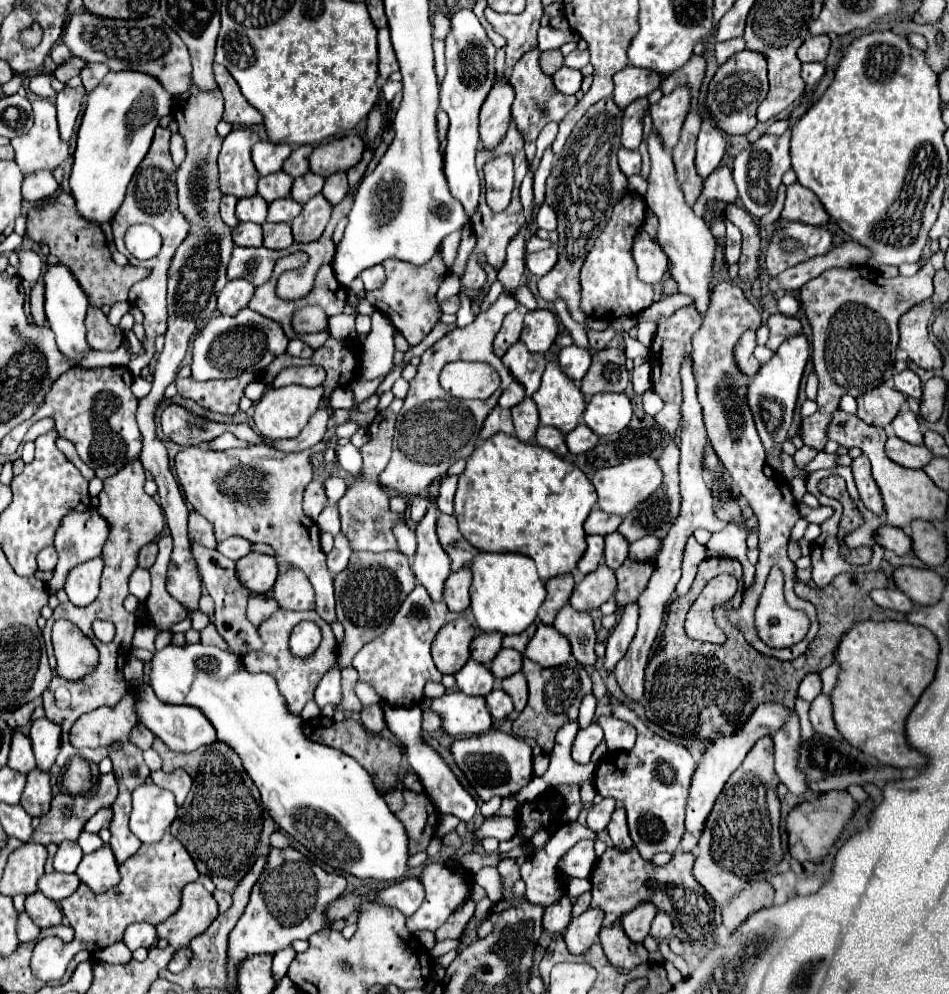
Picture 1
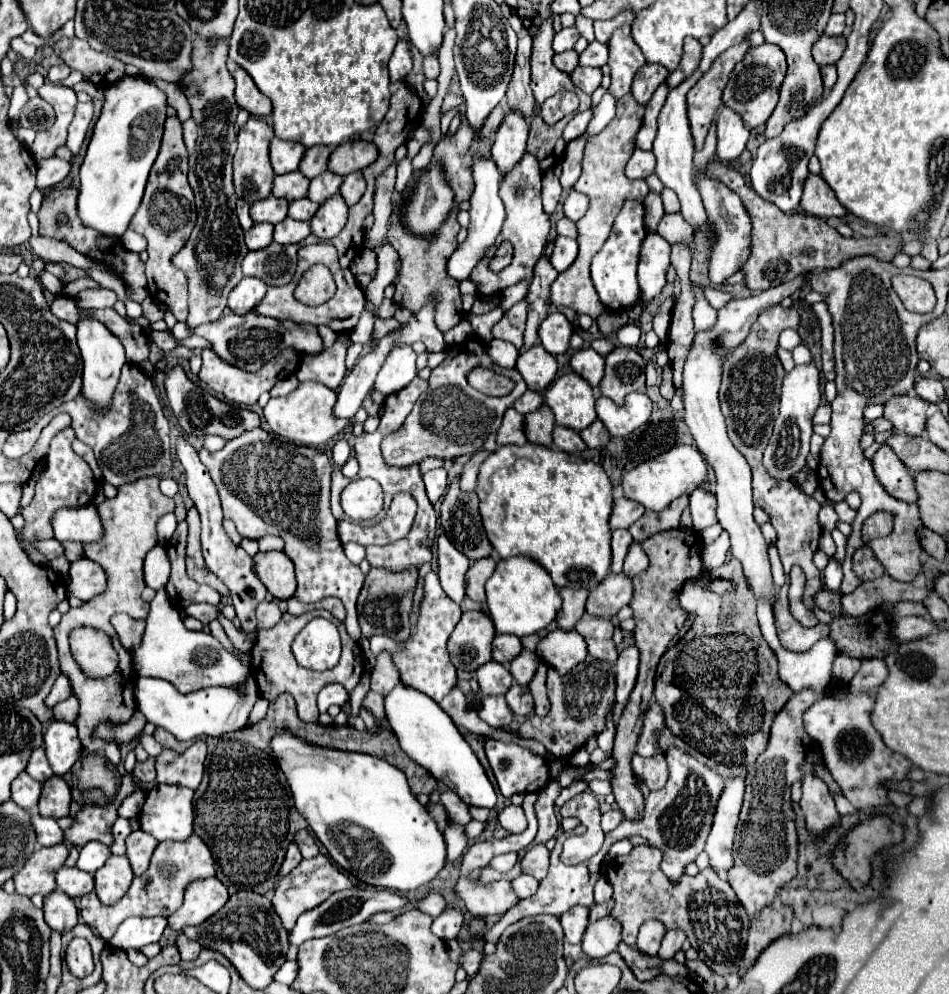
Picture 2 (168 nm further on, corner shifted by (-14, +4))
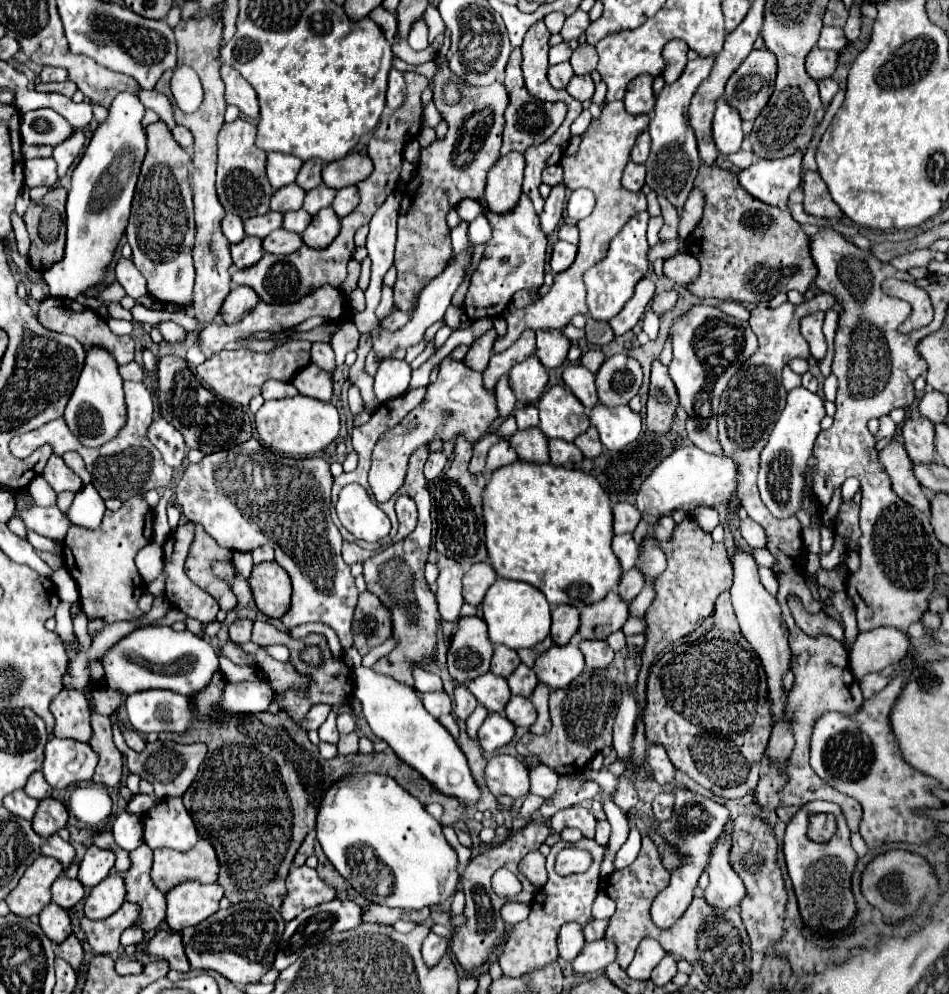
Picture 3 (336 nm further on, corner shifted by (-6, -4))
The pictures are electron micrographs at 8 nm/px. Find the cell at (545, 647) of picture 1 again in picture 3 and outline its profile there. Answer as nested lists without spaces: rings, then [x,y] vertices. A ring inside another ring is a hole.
[[[572,644],[552,646],[548,652],[538,656],[534,664],[538,680],[550,688],[564,688],[582,670],[584,670],[584,656]]]

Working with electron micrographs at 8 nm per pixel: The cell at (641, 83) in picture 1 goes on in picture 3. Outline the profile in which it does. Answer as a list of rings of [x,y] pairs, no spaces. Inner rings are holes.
[[[640,74],[636,76],[626,90],[624,96],[624,106],[628,114],[650,114],[654,108],[654,94],[652,94],[652,82],[654,76],[650,74]]]

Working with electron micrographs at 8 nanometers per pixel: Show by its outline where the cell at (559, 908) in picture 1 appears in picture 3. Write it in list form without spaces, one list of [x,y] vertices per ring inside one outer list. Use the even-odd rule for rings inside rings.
[[[566,922],[560,932],[558,932],[558,952],[564,960],[572,962],[578,952],[584,948],[586,940],[584,940],[584,934],[582,934],[582,926],[574,924],[574,922]]]

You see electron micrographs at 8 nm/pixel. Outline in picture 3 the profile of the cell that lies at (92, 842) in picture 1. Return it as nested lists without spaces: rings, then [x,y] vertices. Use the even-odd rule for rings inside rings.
[[[122,812],[116,816],[114,826],[112,826],[114,840],[120,848],[124,850],[134,850],[142,844],[142,820],[140,816],[130,816],[128,812]]]

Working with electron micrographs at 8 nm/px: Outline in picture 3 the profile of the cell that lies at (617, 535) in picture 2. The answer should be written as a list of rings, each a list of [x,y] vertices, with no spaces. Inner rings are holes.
[[[620,534],[612,538],[612,550],[620,562],[622,570],[630,570],[640,556],[640,546],[636,546],[632,534]]]

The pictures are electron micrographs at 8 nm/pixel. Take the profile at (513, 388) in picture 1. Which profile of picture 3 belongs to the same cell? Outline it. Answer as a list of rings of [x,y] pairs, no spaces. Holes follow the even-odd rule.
[[[520,406],[518,410],[514,410],[514,418],[518,422],[518,428],[530,428],[530,426],[538,426],[538,410],[536,406]]]

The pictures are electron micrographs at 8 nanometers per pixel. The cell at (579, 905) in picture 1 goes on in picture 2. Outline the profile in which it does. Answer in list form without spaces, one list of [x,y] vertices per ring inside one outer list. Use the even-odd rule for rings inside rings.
[[[612,900],[606,902],[606,904],[594,904],[594,906],[590,908],[590,922],[596,922],[596,920],[608,916],[608,914],[612,912],[612,908],[614,908],[614,902],[612,902]]]

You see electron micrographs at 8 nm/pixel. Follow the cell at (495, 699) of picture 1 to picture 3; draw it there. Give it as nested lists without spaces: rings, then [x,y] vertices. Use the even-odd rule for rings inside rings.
[[[510,696],[508,704],[506,704],[506,718],[514,724],[514,726],[524,726],[528,728],[530,724],[534,724],[536,720],[536,708],[532,706],[532,702],[524,696]]]

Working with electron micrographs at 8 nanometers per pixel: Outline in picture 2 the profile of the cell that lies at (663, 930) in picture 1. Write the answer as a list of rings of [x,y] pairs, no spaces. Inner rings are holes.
[[[668,930],[666,936],[664,936],[664,940],[662,940],[662,948],[660,948],[660,952],[658,952],[658,958],[660,958],[660,960],[670,960],[670,958],[674,958],[674,954],[676,954],[678,950],[682,950],[684,940],[686,940],[686,936],[684,936],[682,930]]]

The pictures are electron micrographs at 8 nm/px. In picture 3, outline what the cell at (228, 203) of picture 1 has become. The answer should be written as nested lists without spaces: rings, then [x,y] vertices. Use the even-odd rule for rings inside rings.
[[[226,214],[226,218],[222,220],[222,230],[226,234],[226,238],[236,244],[240,242],[246,234],[244,234],[244,228],[242,228],[242,220],[240,216],[234,216],[234,214]]]

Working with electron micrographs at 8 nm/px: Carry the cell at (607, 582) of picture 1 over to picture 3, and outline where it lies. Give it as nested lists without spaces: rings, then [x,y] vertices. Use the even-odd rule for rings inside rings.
[[[610,592],[598,604],[588,604],[580,610],[580,634],[590,640],[606,640],[608,634],[622,628],[628,618],[628,604]]]

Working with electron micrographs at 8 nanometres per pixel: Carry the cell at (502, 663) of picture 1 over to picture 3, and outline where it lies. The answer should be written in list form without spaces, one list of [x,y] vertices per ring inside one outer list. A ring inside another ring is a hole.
[[[520,664],[506,680],[508,680],[508,686],[510,686],[512,694],[524,696],[524,698],[528,698],[532,694],[534,686],[538,684],[538,678],[536,678],[534,670],[528,668],[528,666],[524,666],[524,664]]]

